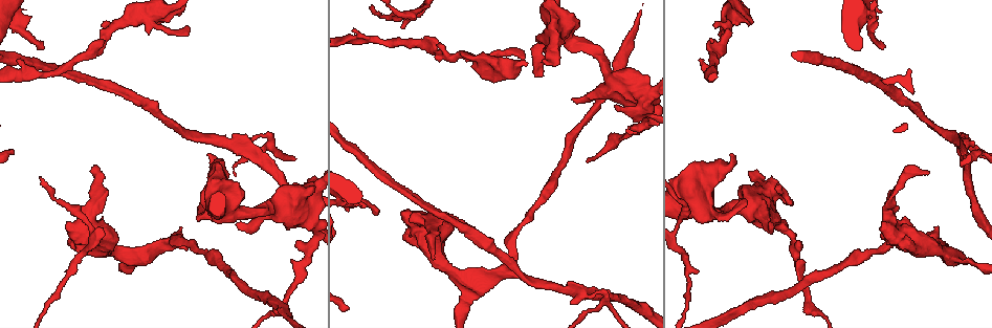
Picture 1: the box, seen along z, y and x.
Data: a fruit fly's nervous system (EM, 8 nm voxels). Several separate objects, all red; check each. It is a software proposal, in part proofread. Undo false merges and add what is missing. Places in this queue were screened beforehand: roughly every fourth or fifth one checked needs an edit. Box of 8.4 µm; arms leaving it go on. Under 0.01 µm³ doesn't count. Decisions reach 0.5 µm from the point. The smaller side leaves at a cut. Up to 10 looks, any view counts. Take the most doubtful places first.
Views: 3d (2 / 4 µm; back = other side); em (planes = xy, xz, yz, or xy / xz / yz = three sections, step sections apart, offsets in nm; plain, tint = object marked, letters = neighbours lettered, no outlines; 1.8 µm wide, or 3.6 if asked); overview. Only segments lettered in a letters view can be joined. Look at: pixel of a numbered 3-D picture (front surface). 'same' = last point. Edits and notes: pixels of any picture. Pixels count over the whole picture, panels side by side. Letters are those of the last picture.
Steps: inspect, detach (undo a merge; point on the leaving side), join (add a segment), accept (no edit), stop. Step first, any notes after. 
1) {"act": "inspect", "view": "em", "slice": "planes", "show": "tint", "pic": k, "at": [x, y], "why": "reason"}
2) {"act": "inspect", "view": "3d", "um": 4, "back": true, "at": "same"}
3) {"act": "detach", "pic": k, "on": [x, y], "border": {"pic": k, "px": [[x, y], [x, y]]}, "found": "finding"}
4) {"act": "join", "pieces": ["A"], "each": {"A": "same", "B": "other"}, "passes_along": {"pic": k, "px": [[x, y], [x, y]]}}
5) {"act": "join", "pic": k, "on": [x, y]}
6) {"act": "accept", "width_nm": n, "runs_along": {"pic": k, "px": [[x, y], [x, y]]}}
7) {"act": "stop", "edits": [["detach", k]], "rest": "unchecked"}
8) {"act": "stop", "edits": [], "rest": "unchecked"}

{"act": "inspect", "view": "3d", "um": 4, "pic": 1, "at": [873, 22], "why": "sharp bend"}

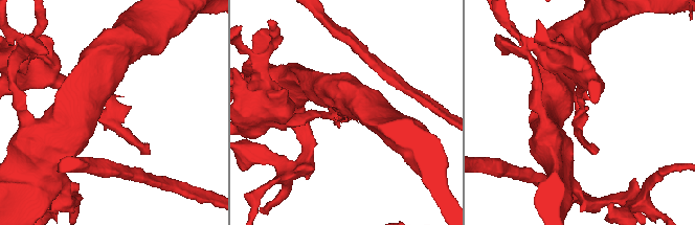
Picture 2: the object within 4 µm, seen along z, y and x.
{"act": "inspect", "view": "em", "slice": "planes", "show": "tint", "pic": 2, "at": [579, 115], "why": "shape alone is not enough"}

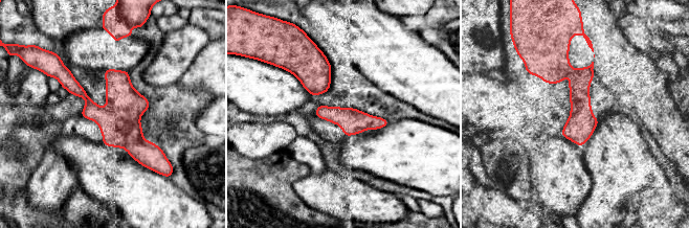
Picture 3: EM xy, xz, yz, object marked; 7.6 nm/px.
{"act": "inspect", "view": "em", "slice": "planes", "show": "letters", "at": "same"}

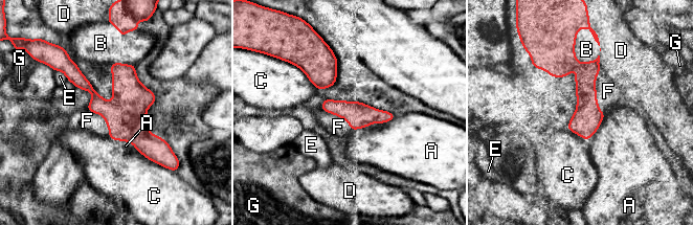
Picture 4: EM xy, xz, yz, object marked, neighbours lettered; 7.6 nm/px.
{"act": "detach", "pic": 4, "on": [585, 88], "each": {"A": "other", "B": "other", "C": "other", "D": "other", "E": "other", "F": "other", "G": "other"}, "part_leaving": {"pic": 4, "px": [[568, 49], [595, 104], [590, 132]]}, "found": "a second cell is stuck on"}

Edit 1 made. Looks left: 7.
{"act": "inspect", "view": "3d", "um": 2, "pic": 1, "at": [74, 250], "why": "stops while still wide"}

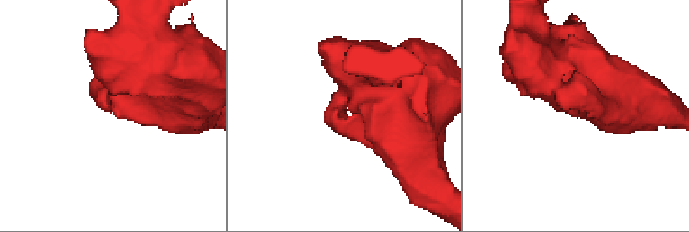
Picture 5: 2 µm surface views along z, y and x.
{"act": "inspect", "view": "em", "um": 3.6, "slice": "xy", "step": 8, "show": "tint", "pic": 5, "at": [341, 103], "why": "need the tissue"}

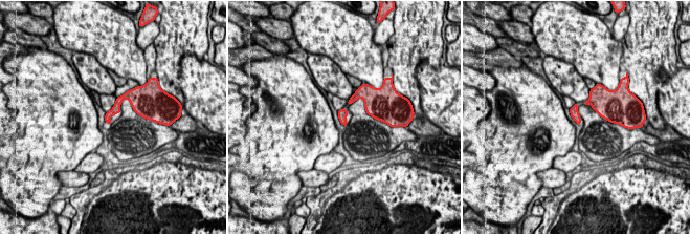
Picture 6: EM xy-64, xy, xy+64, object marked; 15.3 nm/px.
{"act": "inspect", "view": "em", "um": 3.6, "slice": "planes", "show": "letters", "at": "same", "why": "cut it another way"}

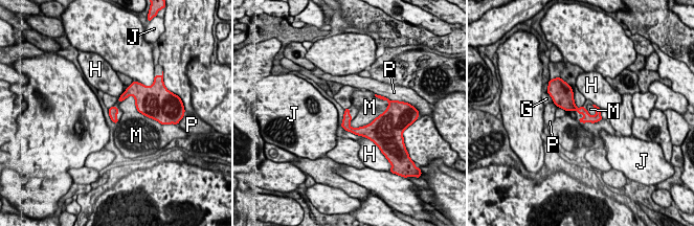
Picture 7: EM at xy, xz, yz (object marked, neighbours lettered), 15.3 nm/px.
{"act": "accept", "longest_contact_nm": ["M", 650], "each": {"G": "other", "H": "other", "J": "other", "M": "other", "P": "other"}, "found": "no lettered segment goes on from it"}

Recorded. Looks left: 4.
{"act": "inspect", "view": "overview", "why": "see it whole again"}

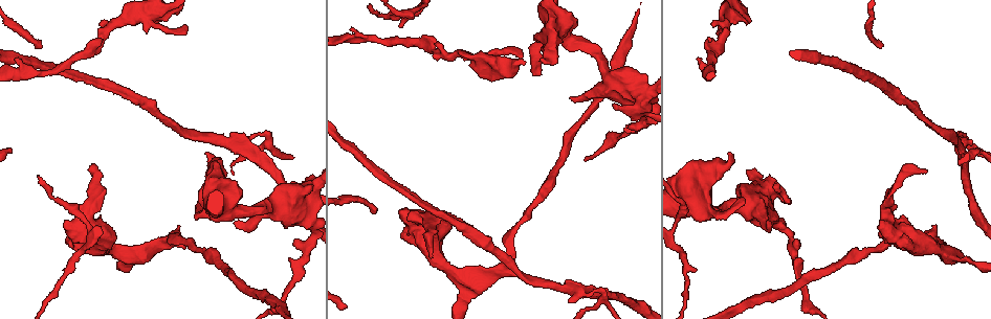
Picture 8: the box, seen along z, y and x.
{"act": "inspect", "view": "3d", "um": 4, "pic": 8, "at": [429, 255], "why": "tapers out"}

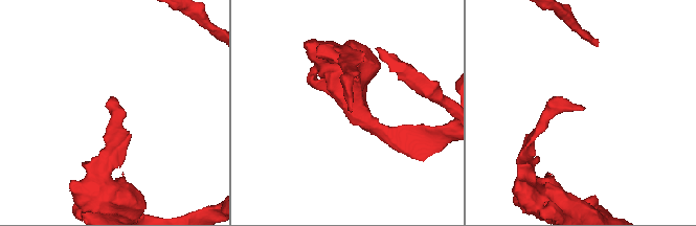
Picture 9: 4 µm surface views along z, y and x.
{"act": "inspect", "view": "em", "slice": "yz", "step": 4, "show": "tint", "pic": 9, "at": [582, 107], "why": "need the tissue"}

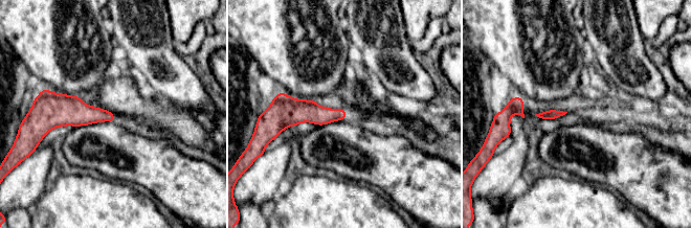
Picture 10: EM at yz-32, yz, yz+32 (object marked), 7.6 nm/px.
{"act": "inspect", "view": "em", "slice": "xz", "step": 8, "show": "letters", "at": "same"}

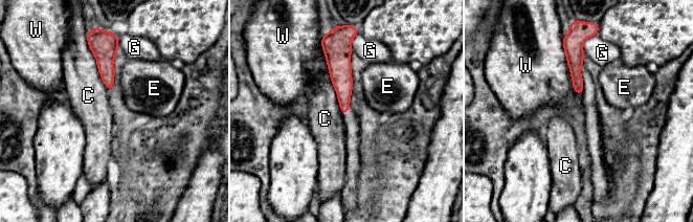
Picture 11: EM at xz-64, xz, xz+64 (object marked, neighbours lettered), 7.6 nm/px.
{"act": "accept", "each": {"C": "other", "E": "other", "G": "other", "W": "other"}, "runs_along": {"pic": 11, "px": [[341, 46], [343, 110]]}, "found": "no lettered segment goes on from it"}

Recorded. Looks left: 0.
{"act": "stop", "edits": [["detach", 4]], "rest": "unchecked"}

